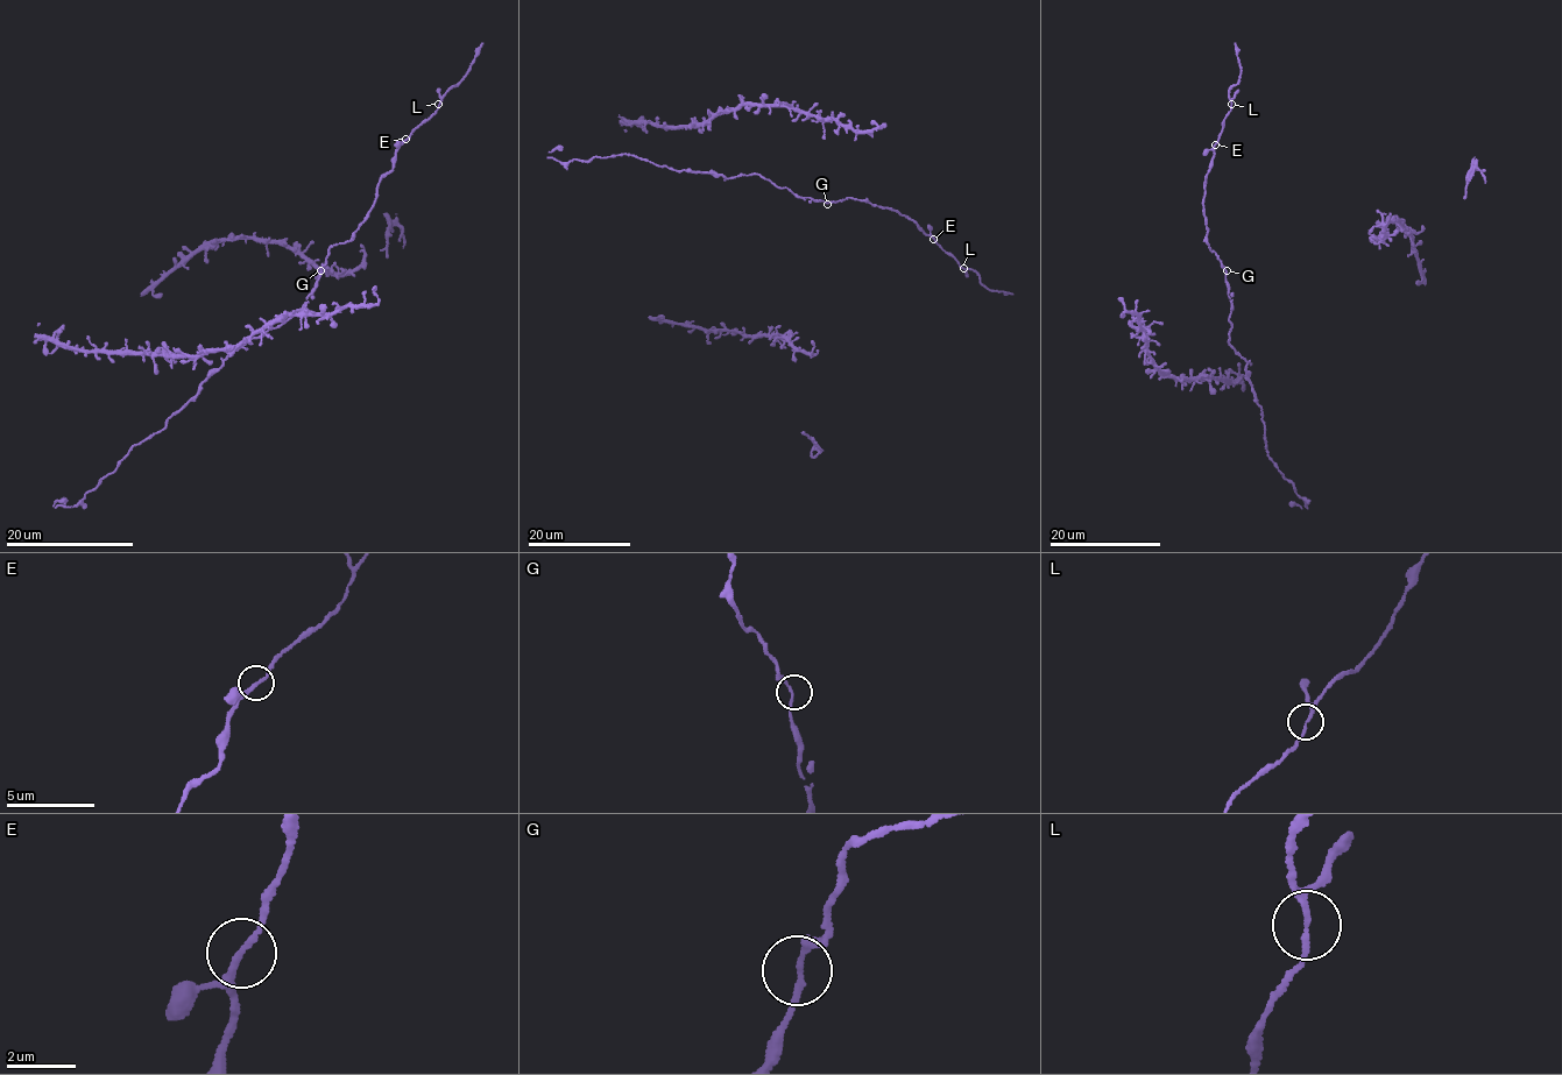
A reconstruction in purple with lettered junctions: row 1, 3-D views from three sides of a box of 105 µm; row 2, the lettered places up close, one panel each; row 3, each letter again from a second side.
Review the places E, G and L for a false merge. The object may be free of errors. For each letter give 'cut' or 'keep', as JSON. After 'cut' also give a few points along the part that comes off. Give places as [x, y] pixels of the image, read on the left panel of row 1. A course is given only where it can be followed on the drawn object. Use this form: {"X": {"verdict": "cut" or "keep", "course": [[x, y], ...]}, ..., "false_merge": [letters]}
{"E": {"verdict": "keep"}, "G": {"verdict": "keep"}, "L": {"verdict": "keep"}, "false_merge": []}

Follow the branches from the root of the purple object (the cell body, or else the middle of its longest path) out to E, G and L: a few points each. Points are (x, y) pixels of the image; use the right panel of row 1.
E: (1230, 312), (1227, 270), (1208, 248), (1203, 209), (1203, 185), (1215, 143)
G: (1230, 312), (1227, 270)
L: (1230, 312), (1227, 270), (1208, 248), (1203, 185), (1213, 150), (1231, 104)

